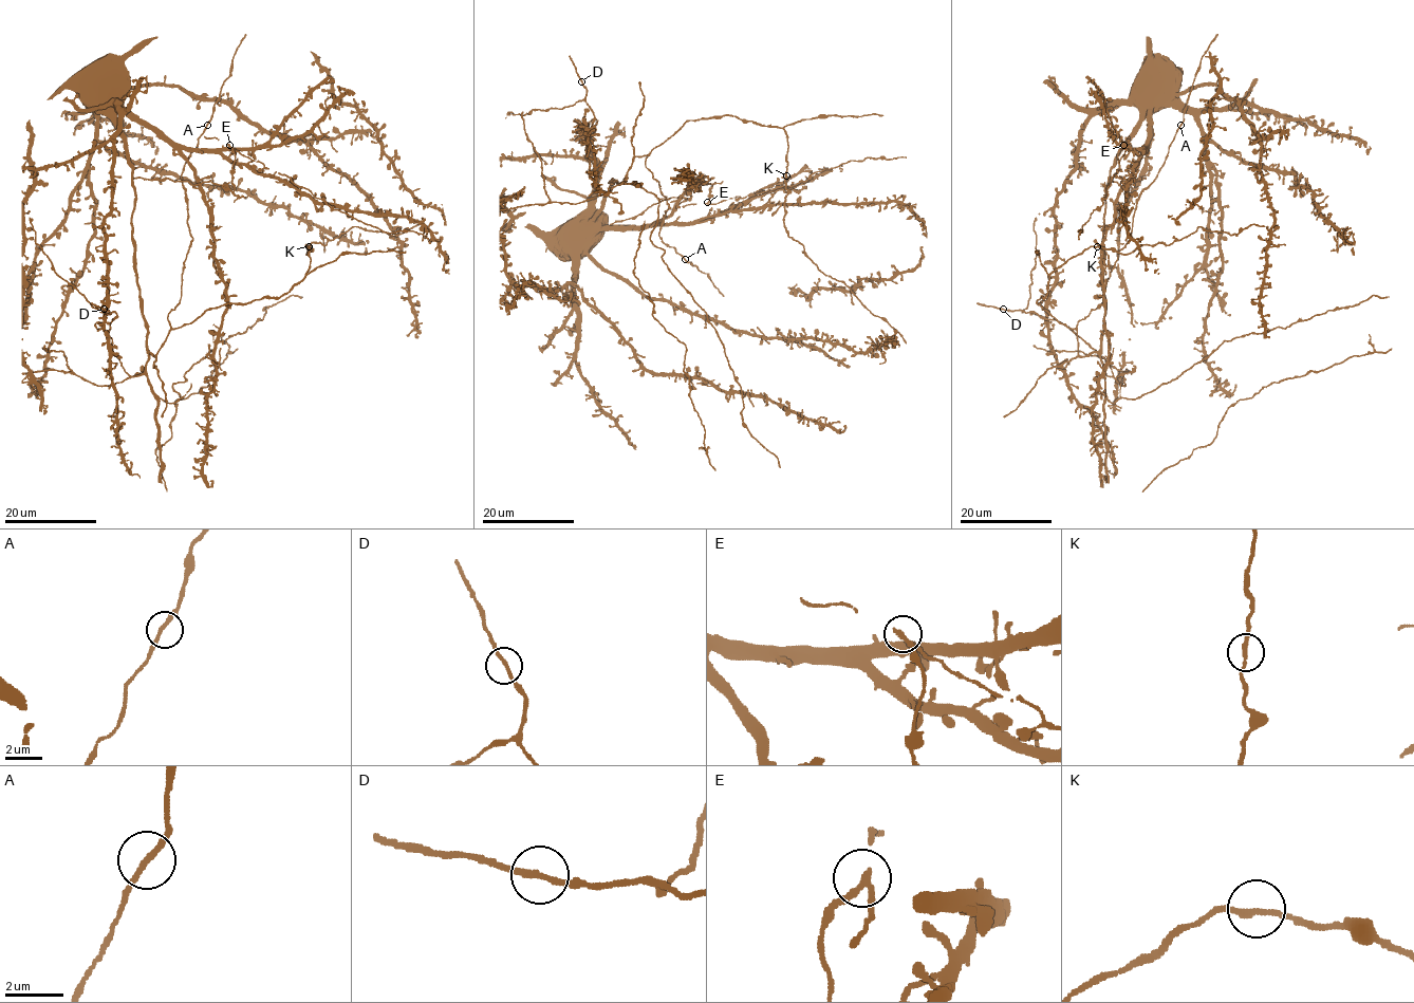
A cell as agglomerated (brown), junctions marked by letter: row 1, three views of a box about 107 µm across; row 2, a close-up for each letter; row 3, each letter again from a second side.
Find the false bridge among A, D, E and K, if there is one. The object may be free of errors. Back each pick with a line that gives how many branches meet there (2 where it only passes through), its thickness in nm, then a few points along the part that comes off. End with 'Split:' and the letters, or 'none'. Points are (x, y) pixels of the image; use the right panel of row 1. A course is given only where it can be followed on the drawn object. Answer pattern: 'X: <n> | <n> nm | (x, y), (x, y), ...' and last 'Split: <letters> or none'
E: 2 | 200 nm | (1124, 146), (1117, 153), (1118, 171), (1104, 191), (1112, 181), (1119, 184), (1130, 179), (1146, 179)
Split: E

